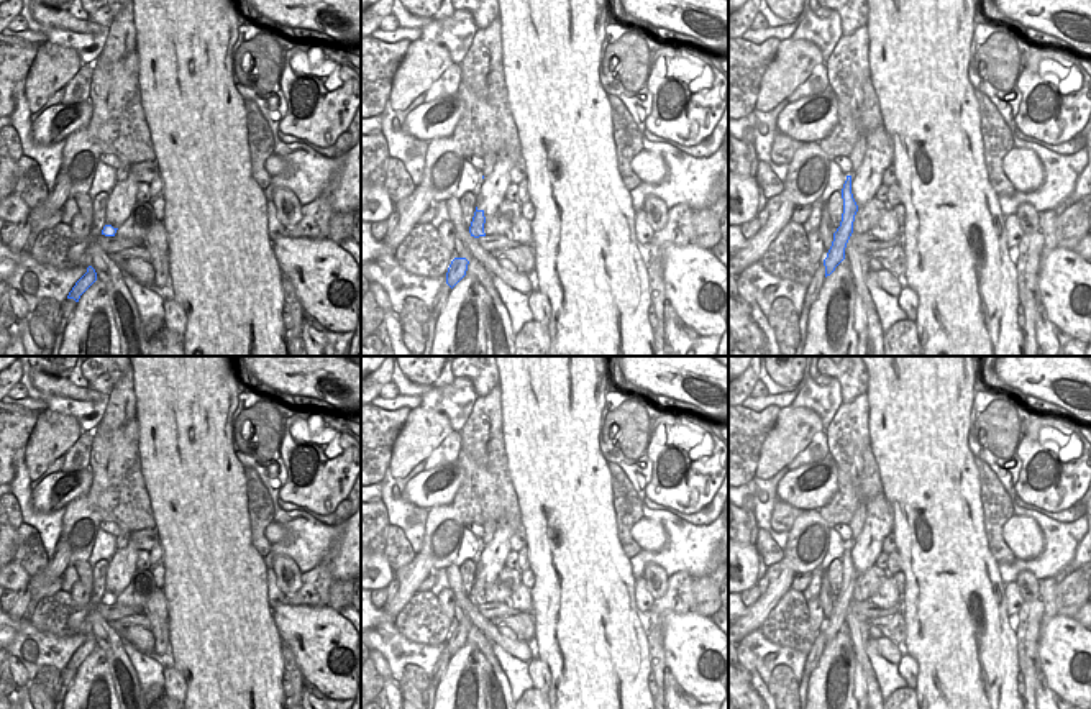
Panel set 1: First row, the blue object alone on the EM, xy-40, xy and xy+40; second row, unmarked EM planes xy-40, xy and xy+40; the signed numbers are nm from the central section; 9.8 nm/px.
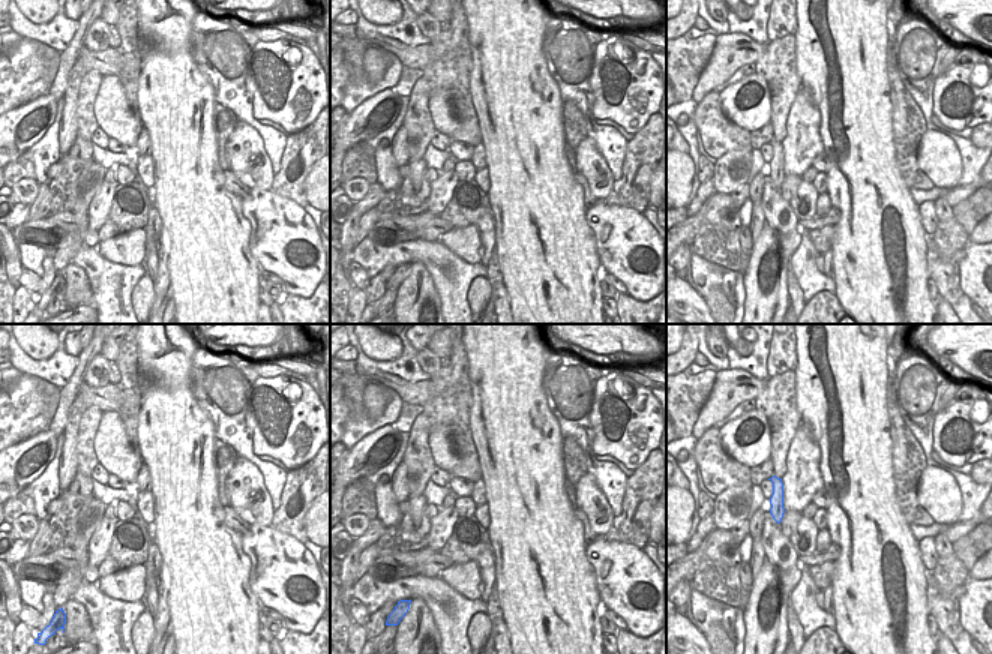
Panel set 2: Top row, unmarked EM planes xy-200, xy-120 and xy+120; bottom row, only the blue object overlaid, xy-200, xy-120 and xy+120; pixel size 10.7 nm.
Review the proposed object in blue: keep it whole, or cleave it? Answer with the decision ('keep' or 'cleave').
keep

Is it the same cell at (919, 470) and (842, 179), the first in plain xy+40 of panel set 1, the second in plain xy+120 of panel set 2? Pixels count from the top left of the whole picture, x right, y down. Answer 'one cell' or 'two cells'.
one cell

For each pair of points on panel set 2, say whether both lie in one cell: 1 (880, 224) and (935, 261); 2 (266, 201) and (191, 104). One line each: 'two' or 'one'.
1: two
2: two

